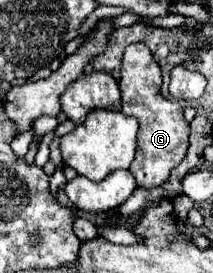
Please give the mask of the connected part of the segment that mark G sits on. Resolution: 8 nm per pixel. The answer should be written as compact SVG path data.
M133 43L125 49L123 53L123 65L121 65L121 79L119 79L119 87L121 87L121 113L123 115L133 115L139 121L139 135L137 135L137 153L135 159L129 167L129 171L133 173L137 187L139 189L155 189L159 185L163 185L169 179L171 169L185 157L187 153L187 145L189 145L189 123L183 119L183 107L165 99L161 95L161 69L157 65L157 61L153 59L151 51L147 45L143 43Z

